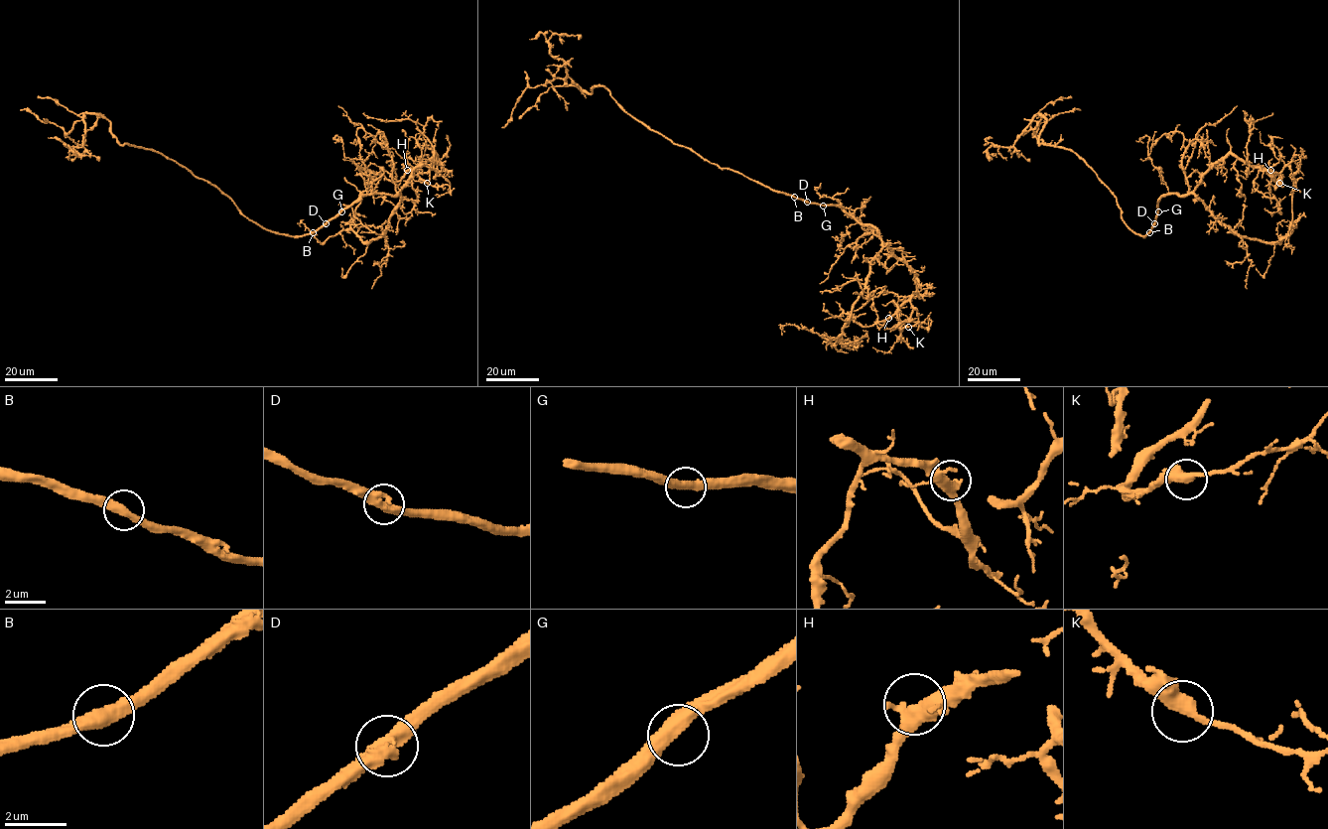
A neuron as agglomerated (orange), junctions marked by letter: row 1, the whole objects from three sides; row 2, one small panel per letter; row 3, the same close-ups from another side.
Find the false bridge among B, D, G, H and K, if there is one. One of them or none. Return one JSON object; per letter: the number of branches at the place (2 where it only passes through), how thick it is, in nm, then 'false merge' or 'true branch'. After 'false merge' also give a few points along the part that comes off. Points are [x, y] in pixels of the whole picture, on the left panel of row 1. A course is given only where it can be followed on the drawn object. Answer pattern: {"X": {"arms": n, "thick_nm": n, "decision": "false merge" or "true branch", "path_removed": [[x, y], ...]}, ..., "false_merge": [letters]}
{"B": {"arms": 2, "thick_nm": 420, "decision": "true branch"}, "D": {"arms": 2, "thick_nm": 440, "decision": "true branch"}, "G": {"arms": 2, "thick_nm": 440, "decision": "true branch"}, "H": {"arms": 2, "thick_nm": 440, "decision": "true branch"}, "K": {"arms": 2, "thick_nm": 440, "decision": "true branch"}, "false_merge": []}

